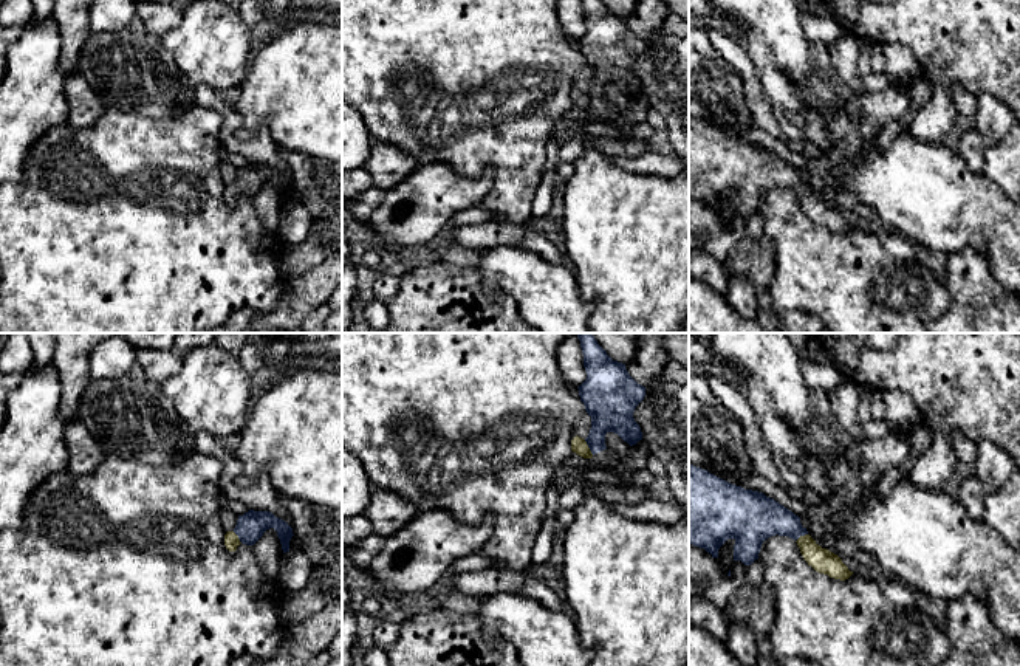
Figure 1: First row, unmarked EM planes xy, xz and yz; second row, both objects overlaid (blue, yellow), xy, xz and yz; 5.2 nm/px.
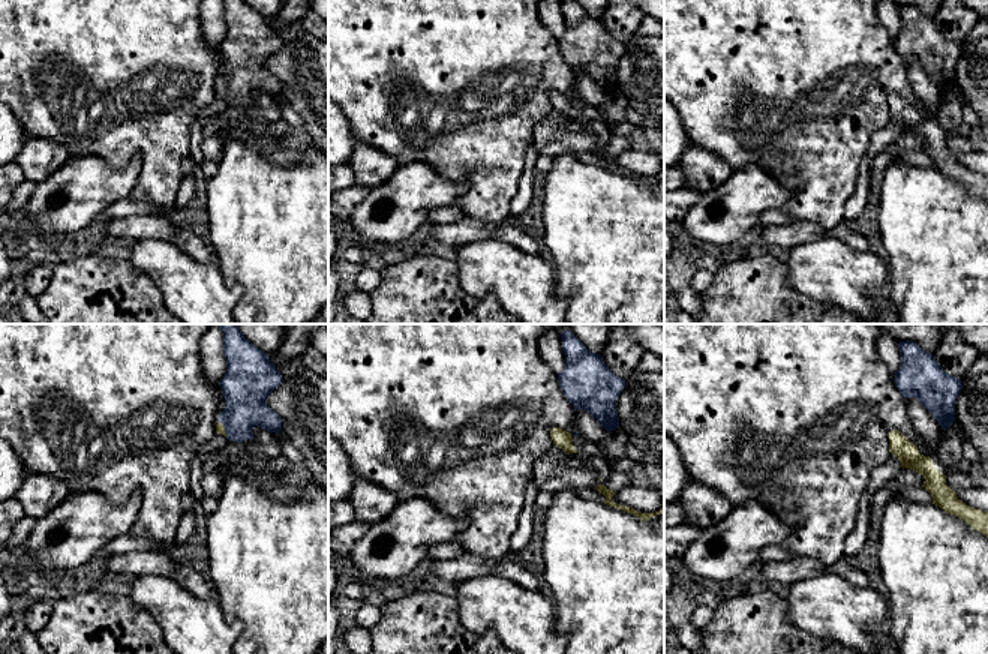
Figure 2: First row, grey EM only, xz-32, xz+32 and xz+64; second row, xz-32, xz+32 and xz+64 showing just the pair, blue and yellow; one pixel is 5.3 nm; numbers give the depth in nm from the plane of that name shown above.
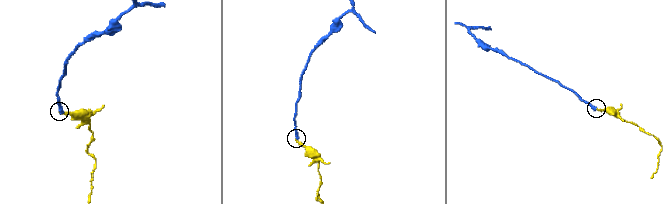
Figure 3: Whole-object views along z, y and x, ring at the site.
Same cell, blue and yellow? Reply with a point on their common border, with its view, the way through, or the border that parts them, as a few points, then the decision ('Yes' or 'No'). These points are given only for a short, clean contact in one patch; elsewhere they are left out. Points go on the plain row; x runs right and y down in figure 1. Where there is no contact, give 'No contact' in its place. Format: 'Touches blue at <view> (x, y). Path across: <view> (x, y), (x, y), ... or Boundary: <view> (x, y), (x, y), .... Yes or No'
Touches blue at xz (588, 99). Path across: xz (610, 58), (610, 65), (588, 99), (578, 98). Yes

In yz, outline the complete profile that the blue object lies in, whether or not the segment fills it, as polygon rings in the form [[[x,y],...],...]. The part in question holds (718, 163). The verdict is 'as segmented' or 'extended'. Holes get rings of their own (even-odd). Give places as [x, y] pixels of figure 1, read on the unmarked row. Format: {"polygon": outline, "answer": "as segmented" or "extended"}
{"polygon": [[[689,116],[689,197],[704,201],[712,211],[718,211],[720,200],[727,192],[734,192],[734,214],[751,218],[758,212],[762,197],[775,187],[794,192],[803,212],[816,225],[840,234],[853,228],[837,208],[816,197],[802,180],[800,170],[792,164],[763,146],[732,138]]], "answer": "extended"}

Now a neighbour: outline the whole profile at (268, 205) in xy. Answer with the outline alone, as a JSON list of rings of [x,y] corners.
[[[274,181],[266,183],[263,189],[252,198],[252,204],[263,228],[271,234],[277,234],[280,212],[283,209],[277,184]]]

